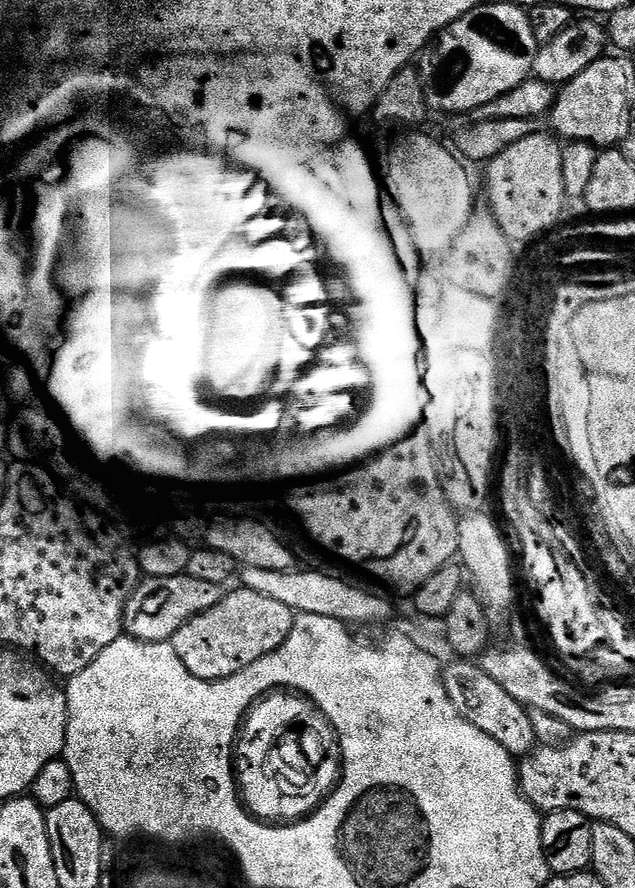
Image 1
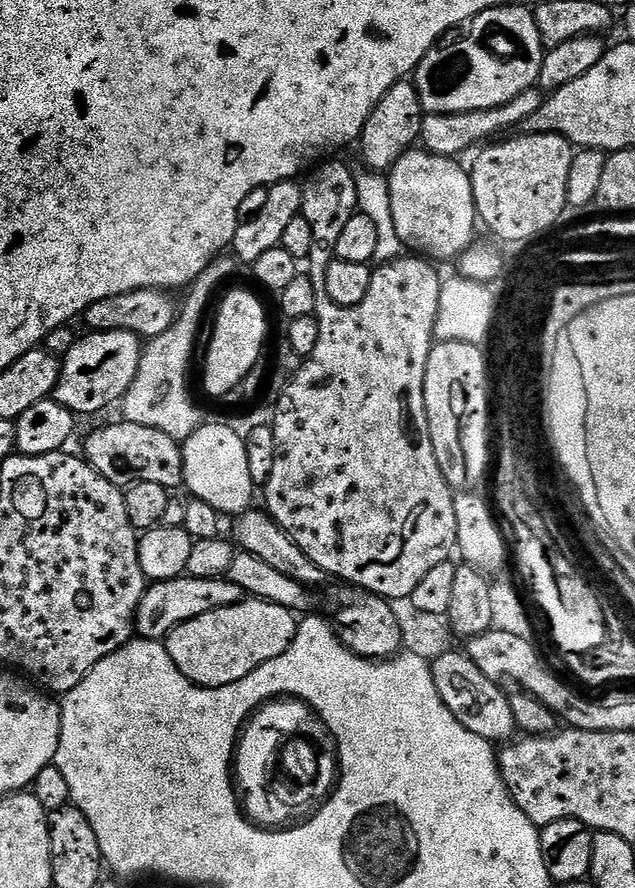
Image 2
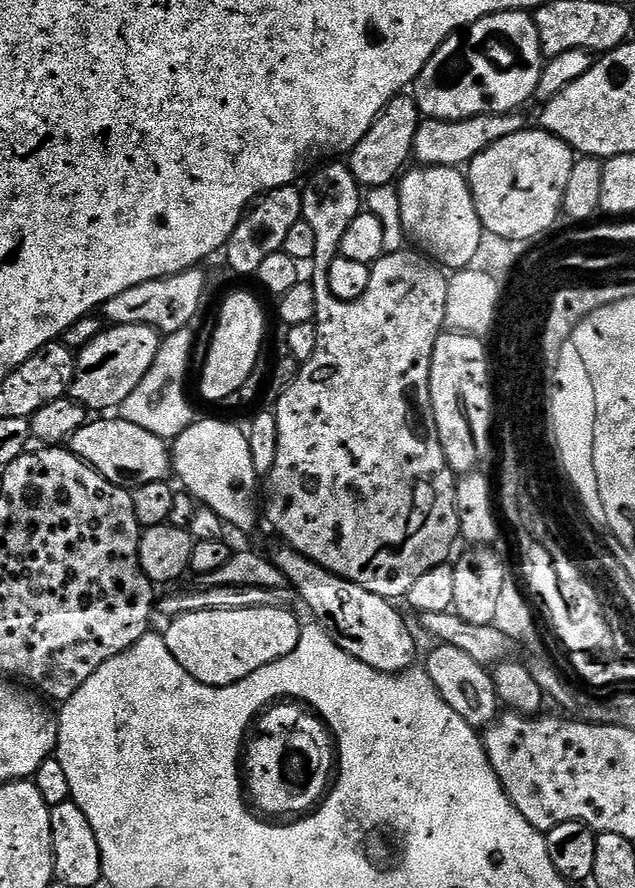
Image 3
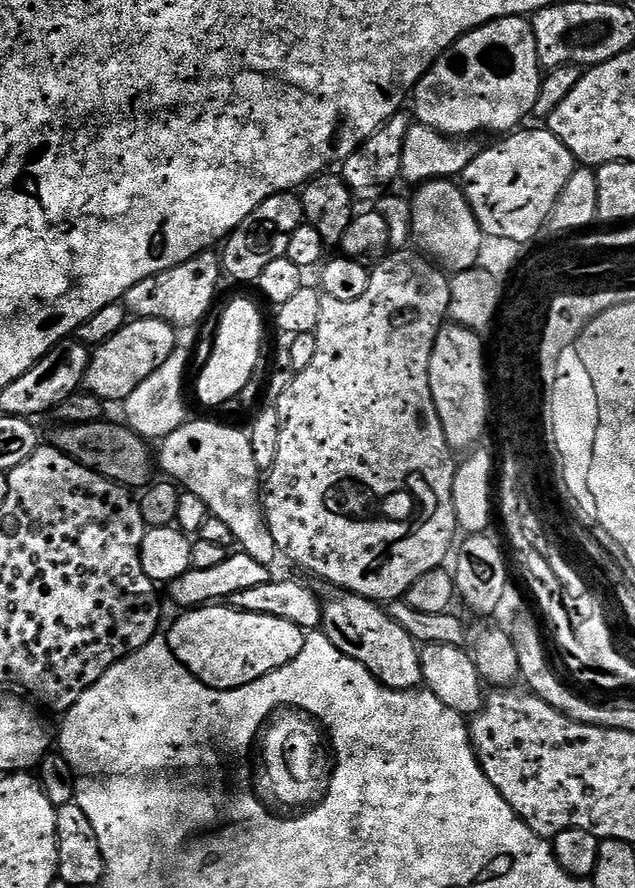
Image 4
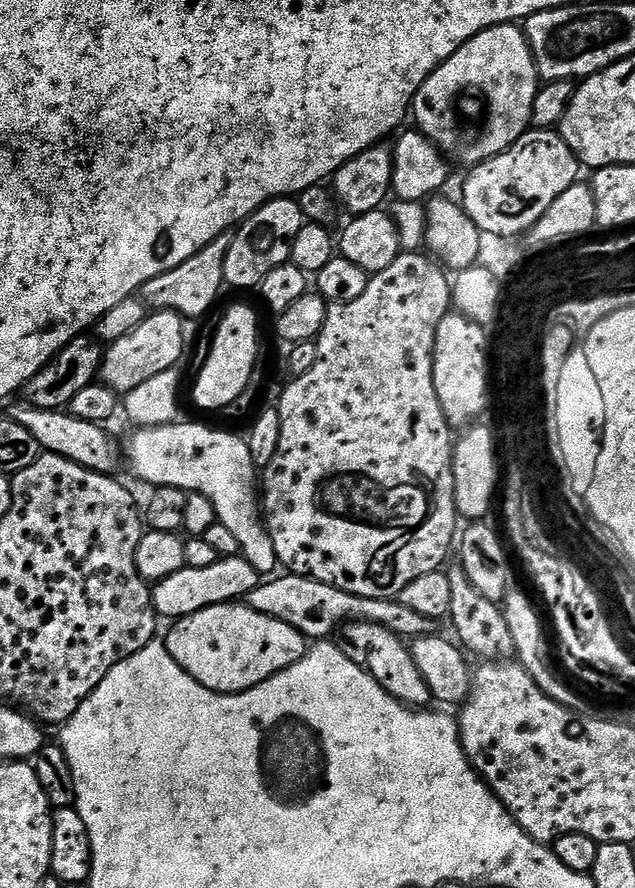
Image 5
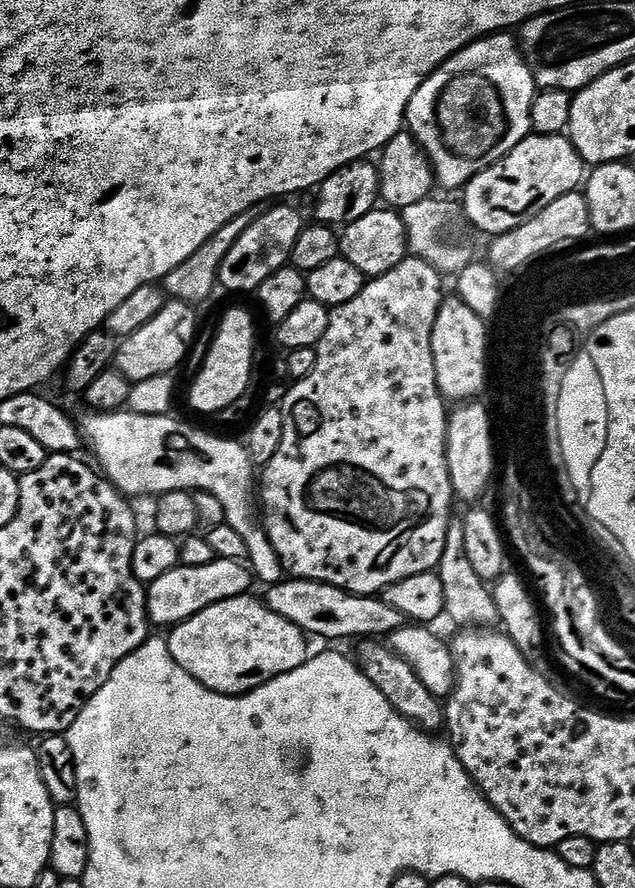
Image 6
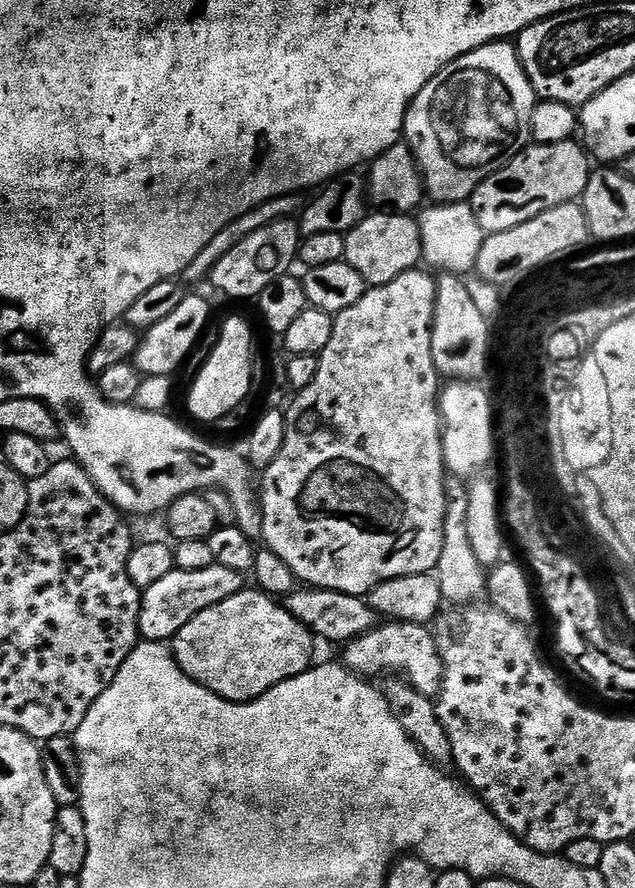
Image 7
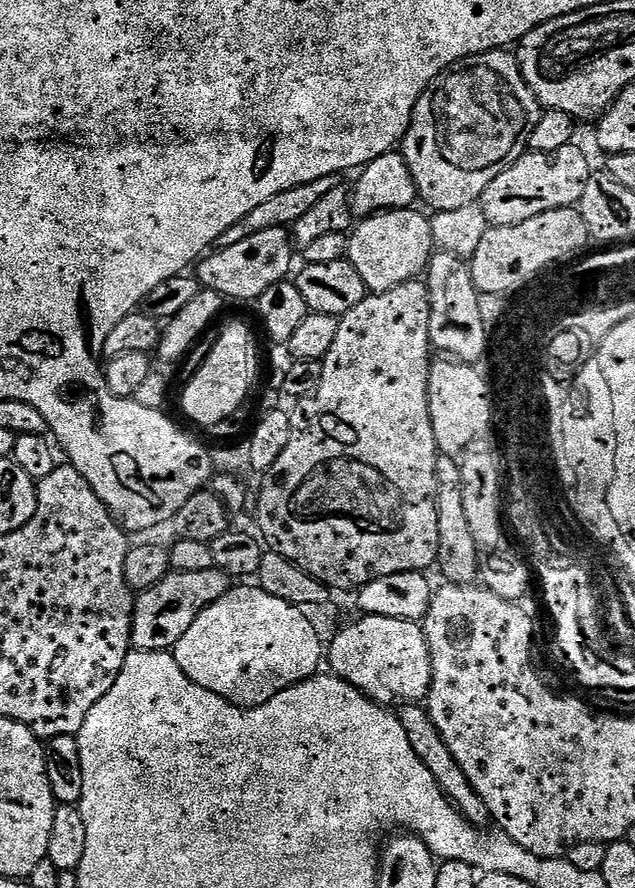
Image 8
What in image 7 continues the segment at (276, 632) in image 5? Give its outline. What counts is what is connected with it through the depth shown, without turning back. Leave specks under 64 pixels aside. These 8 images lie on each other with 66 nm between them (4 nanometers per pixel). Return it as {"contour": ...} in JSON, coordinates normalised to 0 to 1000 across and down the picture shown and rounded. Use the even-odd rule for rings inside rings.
{"contour":[[[386,664],[299,696],[299,700],[293,700],[287,709],[280,709],[268,729],[280,750],[306,768],[353,788],[384,793],[493,751],[491,721],[494,722],[491,711],[476,700],[469,700],[469,696],[463,696],[463,691],[457,691],[439,675],[408,664]]]}

